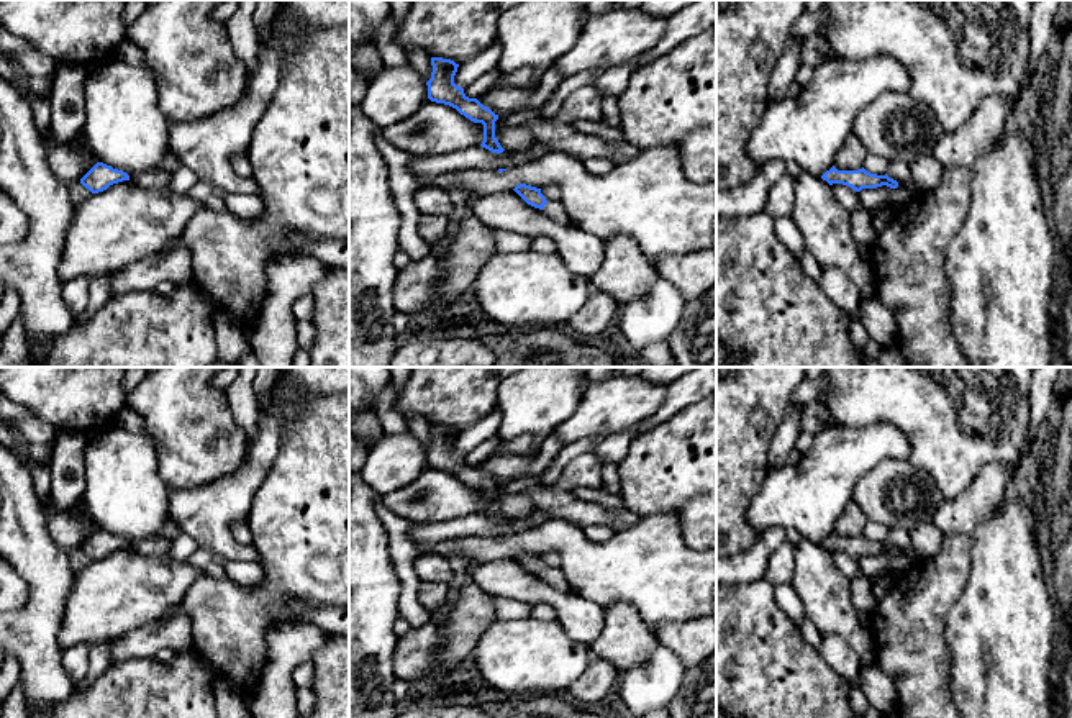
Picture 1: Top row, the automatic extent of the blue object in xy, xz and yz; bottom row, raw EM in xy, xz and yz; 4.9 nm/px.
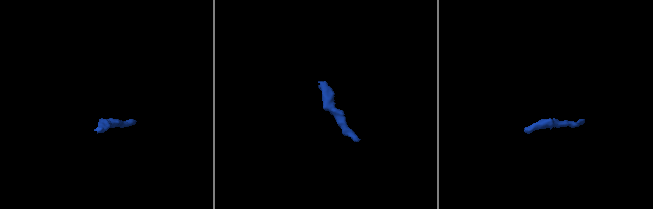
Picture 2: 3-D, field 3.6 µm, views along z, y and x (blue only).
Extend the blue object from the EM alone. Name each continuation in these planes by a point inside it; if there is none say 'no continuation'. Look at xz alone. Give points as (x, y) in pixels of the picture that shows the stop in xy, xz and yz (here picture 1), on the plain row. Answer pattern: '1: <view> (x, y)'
1: xz (554, 576)

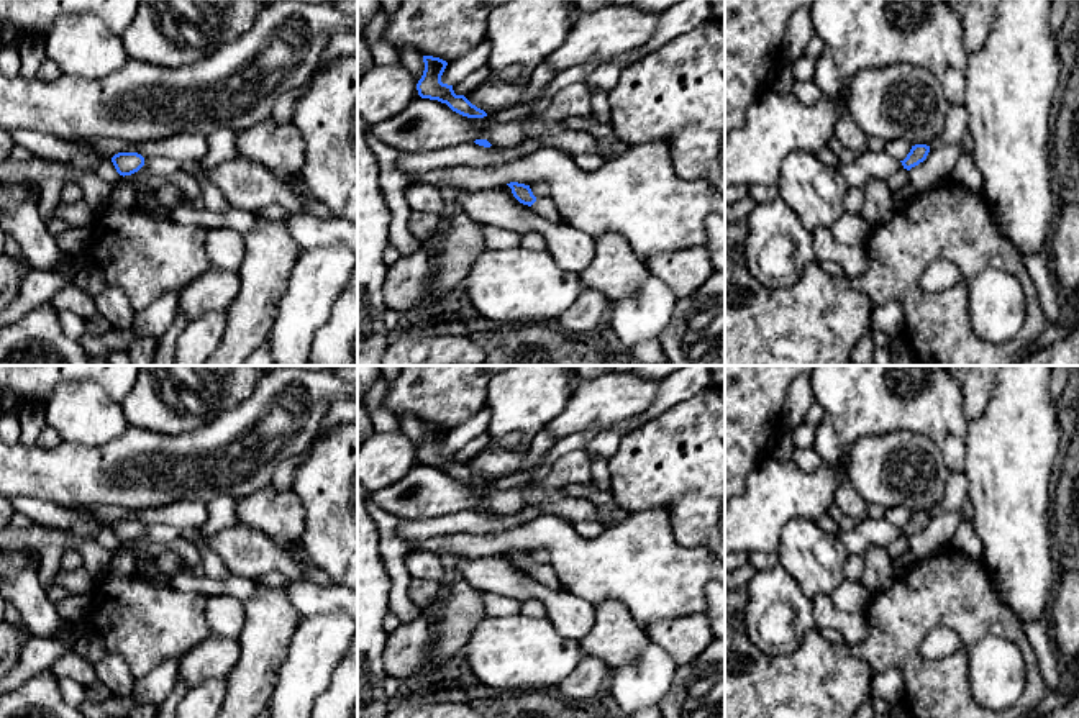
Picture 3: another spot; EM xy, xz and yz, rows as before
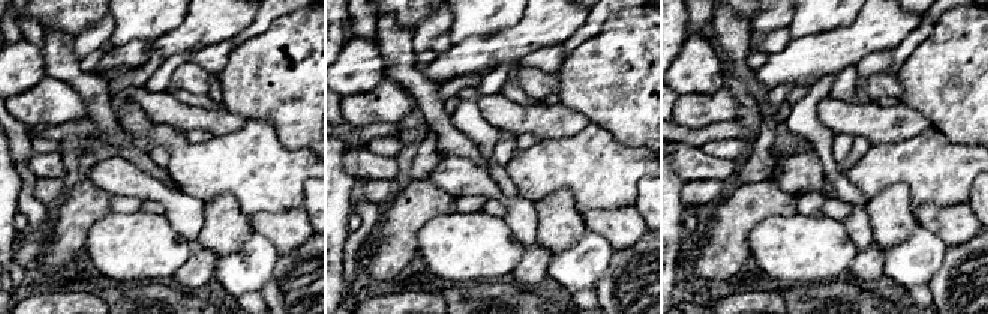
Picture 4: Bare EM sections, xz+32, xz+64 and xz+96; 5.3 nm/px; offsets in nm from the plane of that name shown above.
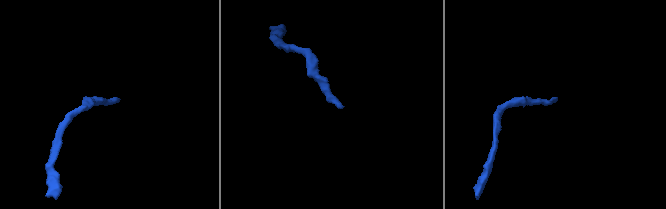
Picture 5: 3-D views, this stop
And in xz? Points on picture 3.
1: xz (545, 574)

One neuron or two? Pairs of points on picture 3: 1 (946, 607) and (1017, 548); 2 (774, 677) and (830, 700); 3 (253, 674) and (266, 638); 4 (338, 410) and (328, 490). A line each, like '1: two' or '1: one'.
1: two
2: one
3: one
4: two

